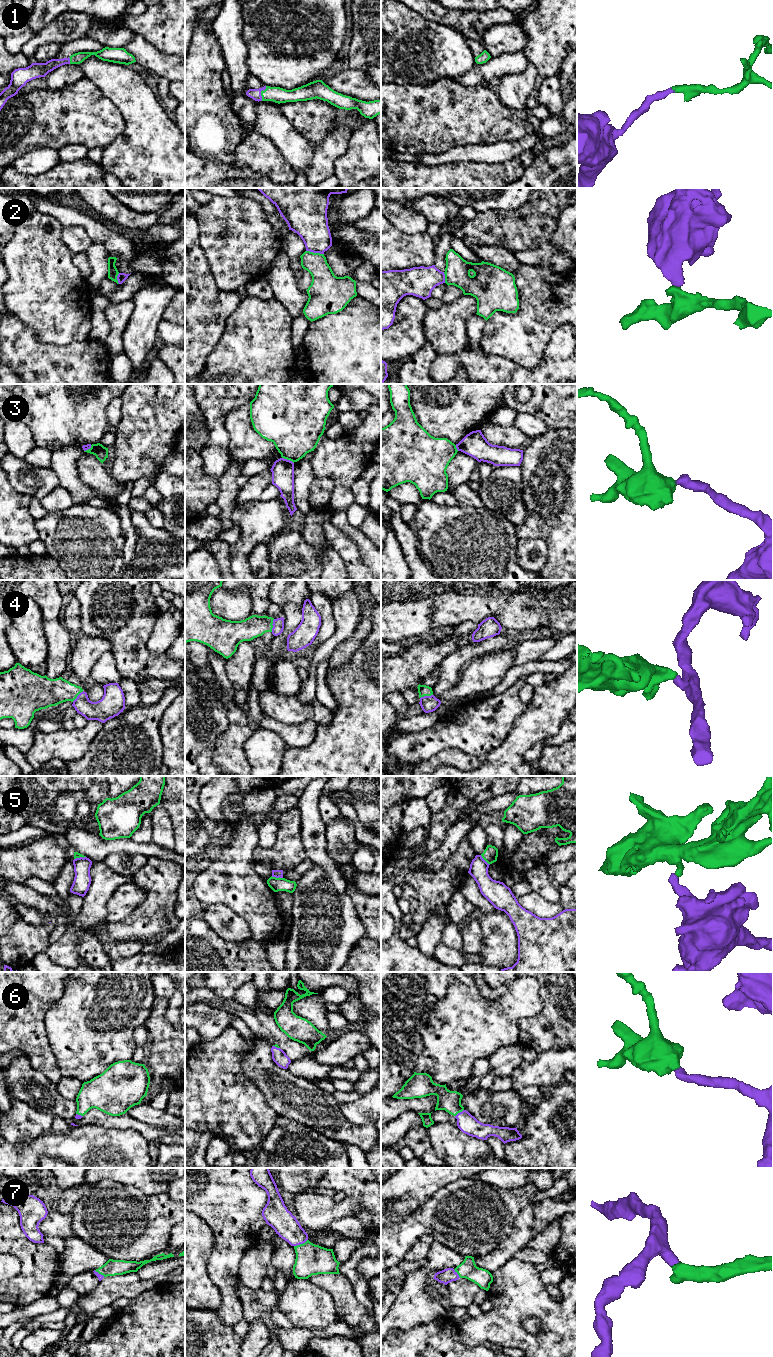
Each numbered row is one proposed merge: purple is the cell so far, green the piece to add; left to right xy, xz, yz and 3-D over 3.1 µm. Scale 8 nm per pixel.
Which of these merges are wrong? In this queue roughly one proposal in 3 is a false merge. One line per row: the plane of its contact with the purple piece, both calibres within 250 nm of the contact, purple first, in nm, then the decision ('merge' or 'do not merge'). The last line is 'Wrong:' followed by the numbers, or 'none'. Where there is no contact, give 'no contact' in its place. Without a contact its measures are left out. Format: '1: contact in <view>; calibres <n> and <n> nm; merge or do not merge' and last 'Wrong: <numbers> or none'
1: contact in xz; calibres 90 and 130 nm; merge
2: contact in xz; calibres 280 and 200 nm; do not merge
3: contact in xz; calibres 180 and 400 nm; do not merge
4: contact in xz; calibres 100 and 180 nm; merge
5: contact in xz; calibres 60 and 110 nm; do not merge
6: contact in yz; calibres 160 and 170 nm; merge
7: contact in xz; calibres 200 and 240 nm; merge
Wrong: 2, 3, 5

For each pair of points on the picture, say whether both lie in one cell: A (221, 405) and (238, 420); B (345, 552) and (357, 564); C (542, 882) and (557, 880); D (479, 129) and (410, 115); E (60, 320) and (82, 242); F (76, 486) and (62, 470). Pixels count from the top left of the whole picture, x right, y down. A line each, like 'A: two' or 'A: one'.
A: two
B: one
C: two
D: one
E: two
F: one

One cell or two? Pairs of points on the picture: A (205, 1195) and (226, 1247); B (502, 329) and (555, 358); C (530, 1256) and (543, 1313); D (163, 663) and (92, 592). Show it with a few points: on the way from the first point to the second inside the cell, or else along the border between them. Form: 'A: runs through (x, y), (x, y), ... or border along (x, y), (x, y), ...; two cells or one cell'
A: runs through (218, 1208), (226, 1216), (226, 1234); one cell
B: border along (554, 330), (542, 360), (537, 365), (528, 368); two cells
C: border along (514, 1256), (523, 1261), (531, 1262), (535, 1266); two cells
D: runs through (143, 653), (128, 638), (128, 629), (112, 612); one cell

